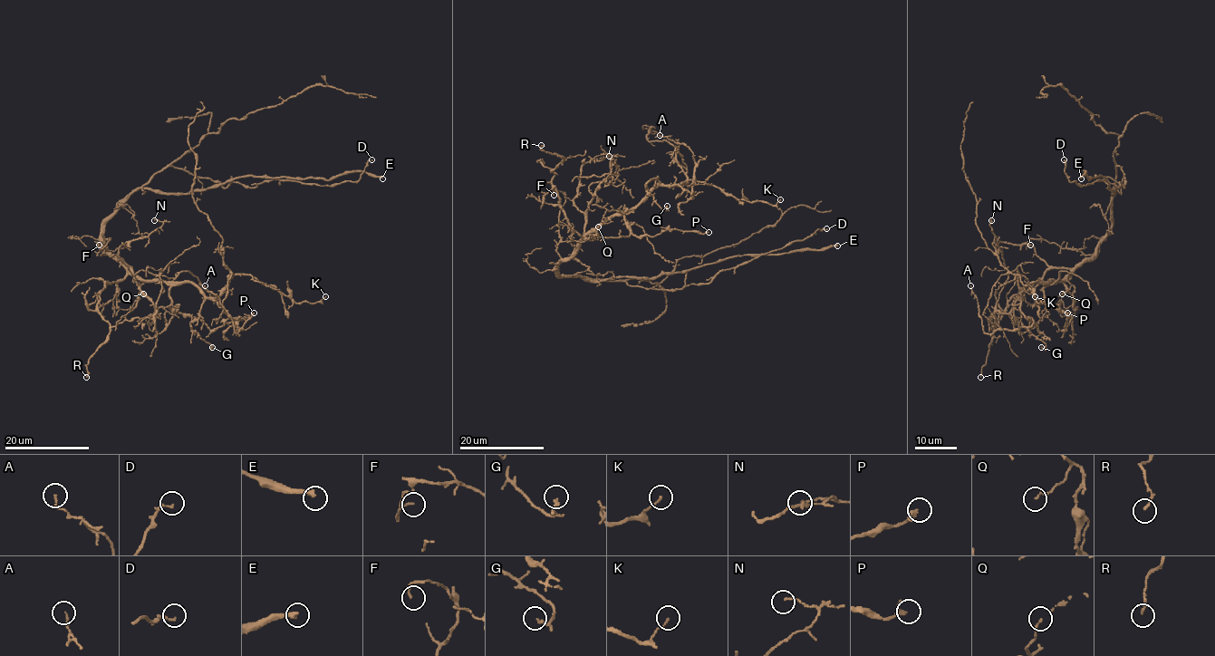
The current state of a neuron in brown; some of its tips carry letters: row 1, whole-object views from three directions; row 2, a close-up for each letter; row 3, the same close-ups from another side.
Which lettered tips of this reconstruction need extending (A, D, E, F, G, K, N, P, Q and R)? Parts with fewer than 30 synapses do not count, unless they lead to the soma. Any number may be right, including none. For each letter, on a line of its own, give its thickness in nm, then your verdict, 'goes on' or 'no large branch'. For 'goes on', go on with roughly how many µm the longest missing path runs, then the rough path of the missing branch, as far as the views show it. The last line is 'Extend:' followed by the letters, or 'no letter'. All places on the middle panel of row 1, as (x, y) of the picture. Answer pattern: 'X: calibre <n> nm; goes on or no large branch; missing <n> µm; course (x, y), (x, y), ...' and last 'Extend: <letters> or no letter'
A: calibre 110 nm; no large branch
D: calibre 150 nm; no large branch
E: calibre 280 nm; goes on; missing 120 µm
F: calibre 120 nm; no large branch
G: calibre 110 nm; no large branch
K: calibre 110 nm; no large branch
N: calibre 110 nm; no large branch
P: calibre 200 nm; no large branch
Q: calibre 130 nm; no large branch
R: calibre 130 nm; no large branch
Extend: E

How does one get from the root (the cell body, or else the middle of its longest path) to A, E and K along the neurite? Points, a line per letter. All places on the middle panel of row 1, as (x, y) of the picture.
A: (566, 260), (589, 234), (628, 213), (655, 188), (680, 185), (692, 197), (693, 152), (660, 135)
E: (566, 260), (558, 265), (558, 275), (604, 281), (621, 277), (656, 278), (736, 255), (837, 246)
K: (566, 260), (605, 220), (628, 213), (660, 185), (697, 180), (751, 202), (775, 206), (780, 199)

